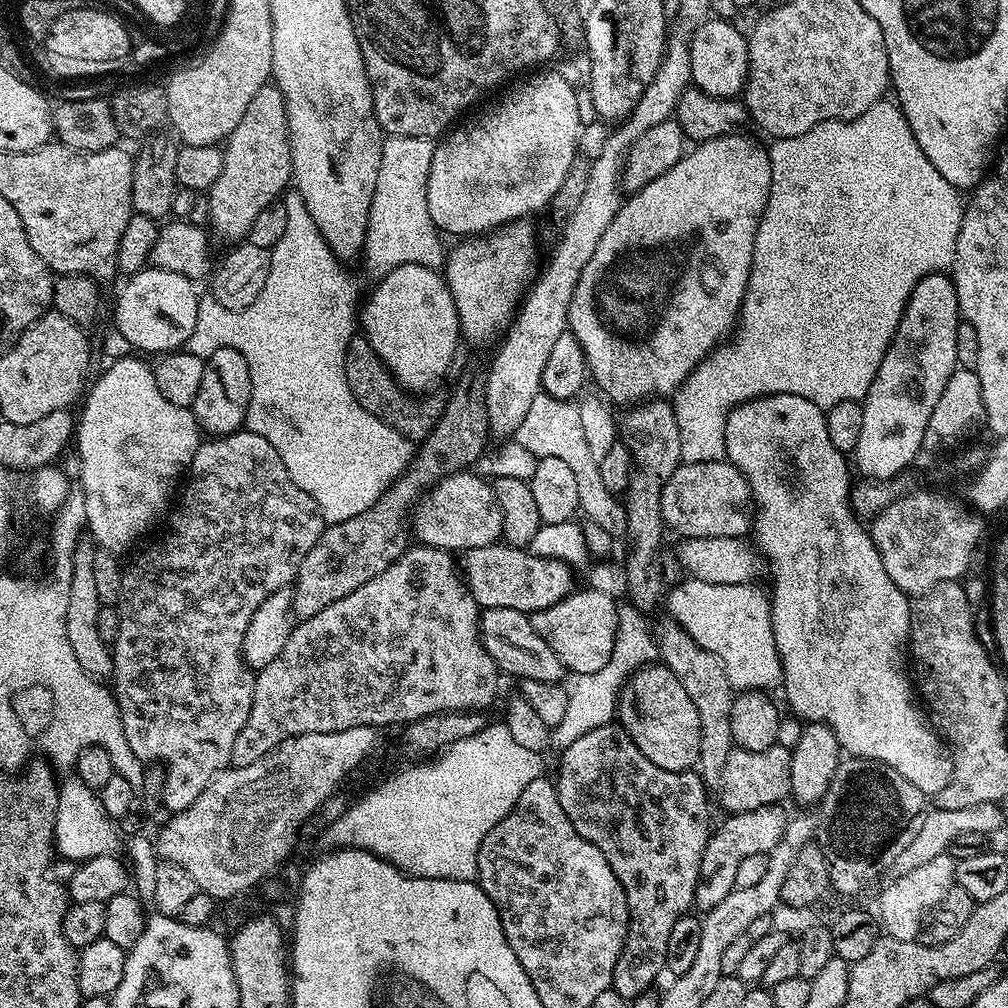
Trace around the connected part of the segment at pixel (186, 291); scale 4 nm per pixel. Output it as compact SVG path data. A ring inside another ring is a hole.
M151 266L141 268L139 272L129 275L127 280L128 285L116 300L115 331L120 332L137 353L167 354L183 349L198 319L201 297L196 293L197 285L182 274Z

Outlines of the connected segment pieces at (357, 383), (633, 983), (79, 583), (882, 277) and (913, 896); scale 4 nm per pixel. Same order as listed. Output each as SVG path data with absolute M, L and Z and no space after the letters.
M363 334L352 336L346 346L346 382L350 382L350 391L353 392L354 398L358 398L358 406L362 406L362 410L374 414L381 422L402 433L407 440L425 440L440 416L441 397L432 396L436 394L411 396L401 391Z
M619 722L582 734L582 738L563 748L559 756L560 769L554 775L558 802L562 802L566 818L570 818L570 826L574 826L586 842L594 842L594 846L606 854L606 862L610 862L610 870L618 874L618 882L622 882L628 899L628 937L614 966L611 991L617 992L625 1002L631 1002L645 995L651 989L648 987L659 978L660 971L665 971L670 930L674 930L674 922L689 915L693 907L702 854L710 835L709 789L695 771L671 772L654 766L654 762L634 746L630 734Z
M82 538L74 550L72 577L70 578L70 602L66 602L66 638L70 638L70 650L78 658L78 666L88 676L101 682L112 680L112 650L102 642L98 634L98 610L102 607L94 579L94 554L97 545L91 539Z
M891 99L880 100L870 106L866 114L853 120L823 120L818 126L806 130L806 134L781 140L773 139L771 143L768 148L772 175L770 194L766 210L758 222L758 234L754 238L752 269L740 307L738 327L730 342L721 343L713 350L674 393L678 434L682 438L680 459L686 464L714 464L725 459L728 416L739 404L745 404L748 400L758 400L761 396L774 394L798 394L814 402L814 406L825 410L830 406L838 406L838 402L843 400L863 401L864 395L870 390L870 382L874 382L874 374L878 374L878 366L882 366L882 358L898 330L898 322L906 310L914 286L918 286L918 282L930 274L951 269L956 257L958 230L962 226L965 201L960 201L961 193L958 189L946 182L946 178L942 178L942 174L934 170L930 158L922 154L922 146L918 146L903 110Z
M948 854L933 858L930 862L922 862L922 866L910 870L910 874L892 878L880 892L878 923L881 929L895 940L916 940L928 913L938 906L938 902L942 902L942 898L946 898L955 883L956 860Z

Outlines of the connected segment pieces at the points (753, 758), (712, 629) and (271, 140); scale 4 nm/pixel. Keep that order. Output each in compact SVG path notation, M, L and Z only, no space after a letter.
M776 743L766 750L742 750L733 747L730 758L726 758L726 766L720 775L718 791L720 791L720 804L725 813L745 812L758 810L758 806L770 806L787 801L792 794L790 786L790 762L792 761L791 747L783 743Z
M684 578L666 596L671 619L684 628L698 646L720 659L726 678L736 690L779 689L784 679L778 646L774 642L772 605L765 589L763 592L756 587L760 586L714 586L714 582Z
M275 83L263 84L258 94L250 98L246 114L242 114L238 126L234 126L222 151L222 174L218 174L206 193L210 206L208 219L213 233L216 231L224 240L240 242L247 237L254 218L258 218L259 212L266 210L266 206L277 203L292 178L286 106Z

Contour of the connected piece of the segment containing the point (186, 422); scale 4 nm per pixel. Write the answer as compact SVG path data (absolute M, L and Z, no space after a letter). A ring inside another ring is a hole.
M129 354L111 361L107 365L109 368L97 378L96 385L87 389L82 400L84 409L80 416L78 412L74 433L74 449L80 455L78 482L86 494L87 531L101 549L117 554L123 553L123 548L130 547L160 515L165 515L177 491L176 479L185 475L197 446L202 443L202 429L192 409L179 408L174 406L174 402L166 402L166 398L162 398L155 371L135 358L140 359Z

